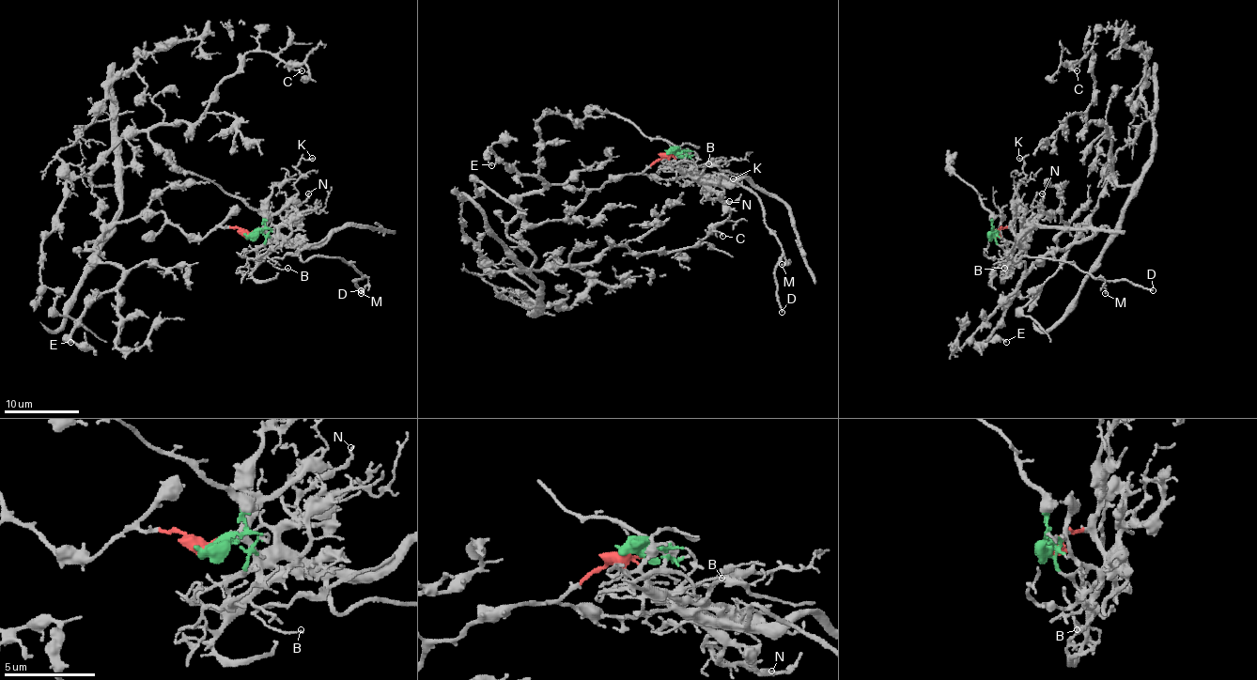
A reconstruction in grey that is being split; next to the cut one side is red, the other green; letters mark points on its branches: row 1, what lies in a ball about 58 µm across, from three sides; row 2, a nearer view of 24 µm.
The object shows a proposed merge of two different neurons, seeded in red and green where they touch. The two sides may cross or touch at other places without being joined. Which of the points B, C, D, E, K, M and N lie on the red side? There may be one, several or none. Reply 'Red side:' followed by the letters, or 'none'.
Red side: C, E

